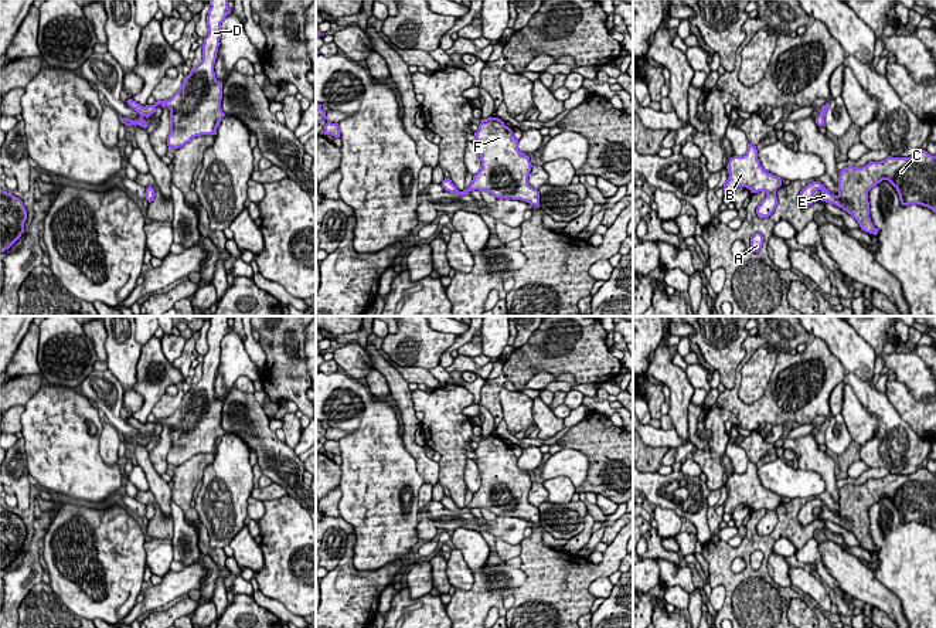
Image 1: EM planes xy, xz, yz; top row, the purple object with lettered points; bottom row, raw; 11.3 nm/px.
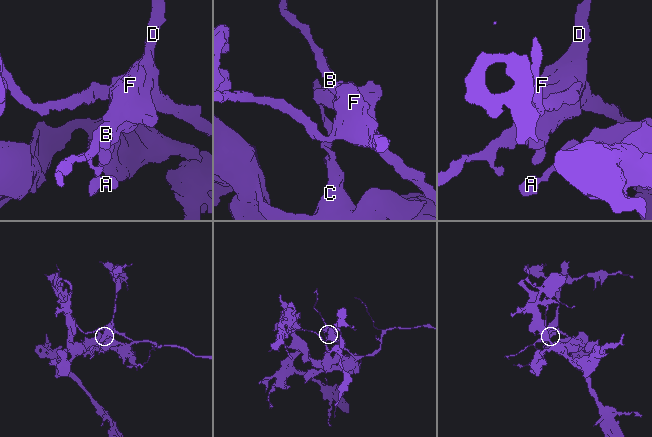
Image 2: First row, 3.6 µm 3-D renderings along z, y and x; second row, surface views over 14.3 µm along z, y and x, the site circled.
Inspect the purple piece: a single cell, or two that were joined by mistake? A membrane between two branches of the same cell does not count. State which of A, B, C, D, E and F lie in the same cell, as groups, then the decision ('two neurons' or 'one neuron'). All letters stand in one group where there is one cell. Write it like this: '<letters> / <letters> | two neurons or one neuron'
A C E / B D F | two neurons

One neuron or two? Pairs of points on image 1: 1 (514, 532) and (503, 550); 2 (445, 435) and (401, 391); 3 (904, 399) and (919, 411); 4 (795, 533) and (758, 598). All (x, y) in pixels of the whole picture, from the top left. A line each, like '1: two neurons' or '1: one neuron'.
1: two neurons
2: two neurons
3: one neuron
4: one neuron

